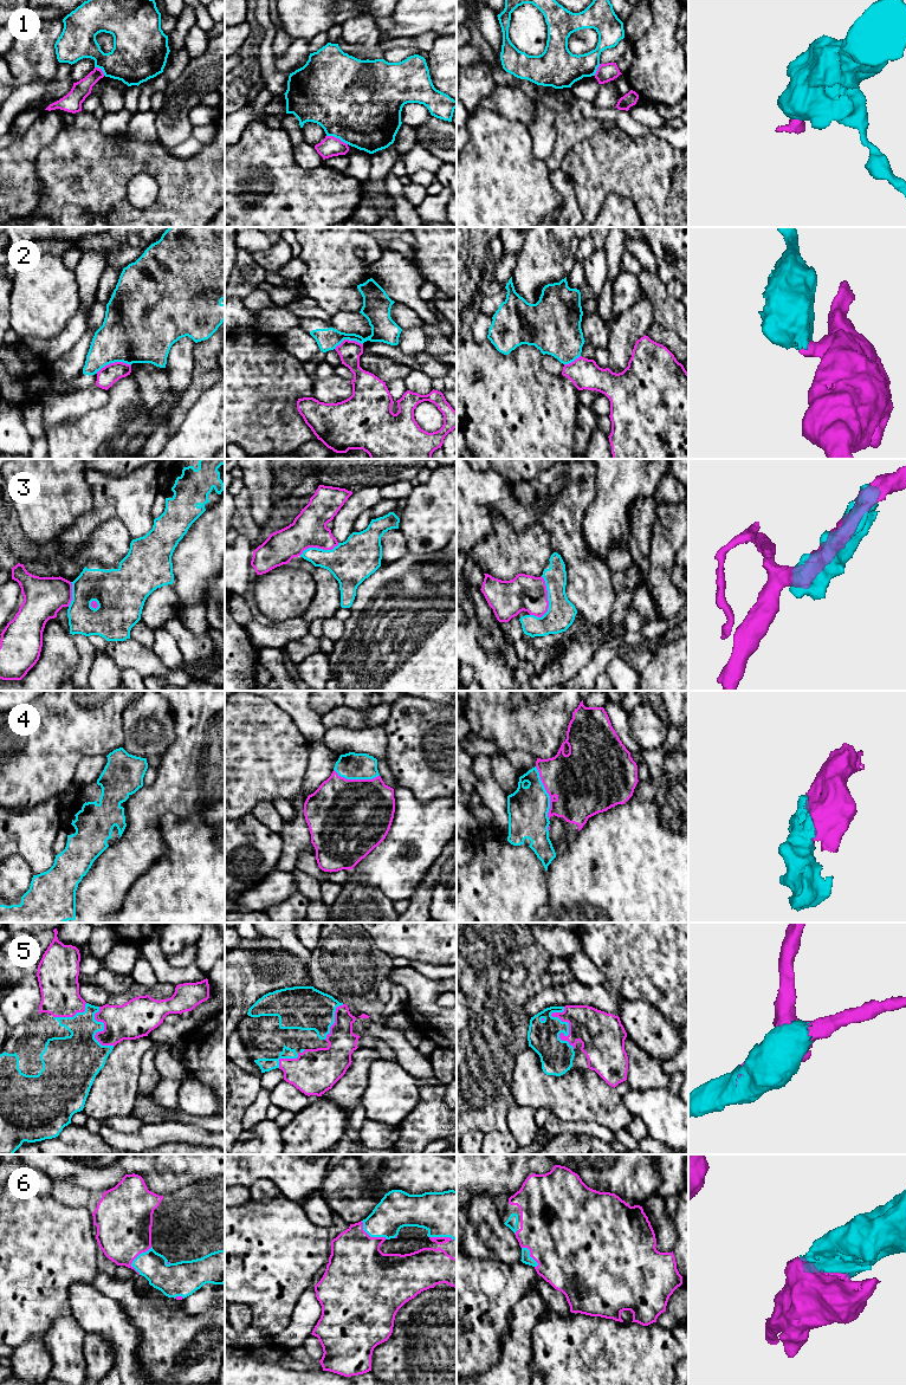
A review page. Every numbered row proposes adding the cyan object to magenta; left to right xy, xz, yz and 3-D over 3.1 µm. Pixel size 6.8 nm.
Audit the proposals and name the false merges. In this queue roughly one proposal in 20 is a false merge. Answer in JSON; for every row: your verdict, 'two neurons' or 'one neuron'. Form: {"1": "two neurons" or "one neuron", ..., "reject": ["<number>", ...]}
{"1": "two neurons", "2": "two neurons", "3": "two neurons", "4": "one neuron", "5": "one neuron", "6": "one neuron", "reject": ["1", "2", "3"]}

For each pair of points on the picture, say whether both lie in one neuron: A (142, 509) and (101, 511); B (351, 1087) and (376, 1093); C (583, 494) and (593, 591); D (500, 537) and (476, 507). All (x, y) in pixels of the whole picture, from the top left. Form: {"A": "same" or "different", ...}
{"A": "same", "B": "different", "C": "same", "D": "different"}

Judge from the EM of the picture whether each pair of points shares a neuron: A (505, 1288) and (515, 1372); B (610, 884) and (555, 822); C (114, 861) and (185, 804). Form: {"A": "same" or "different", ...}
{"A": "different", "B": "different", "C": "same"}

